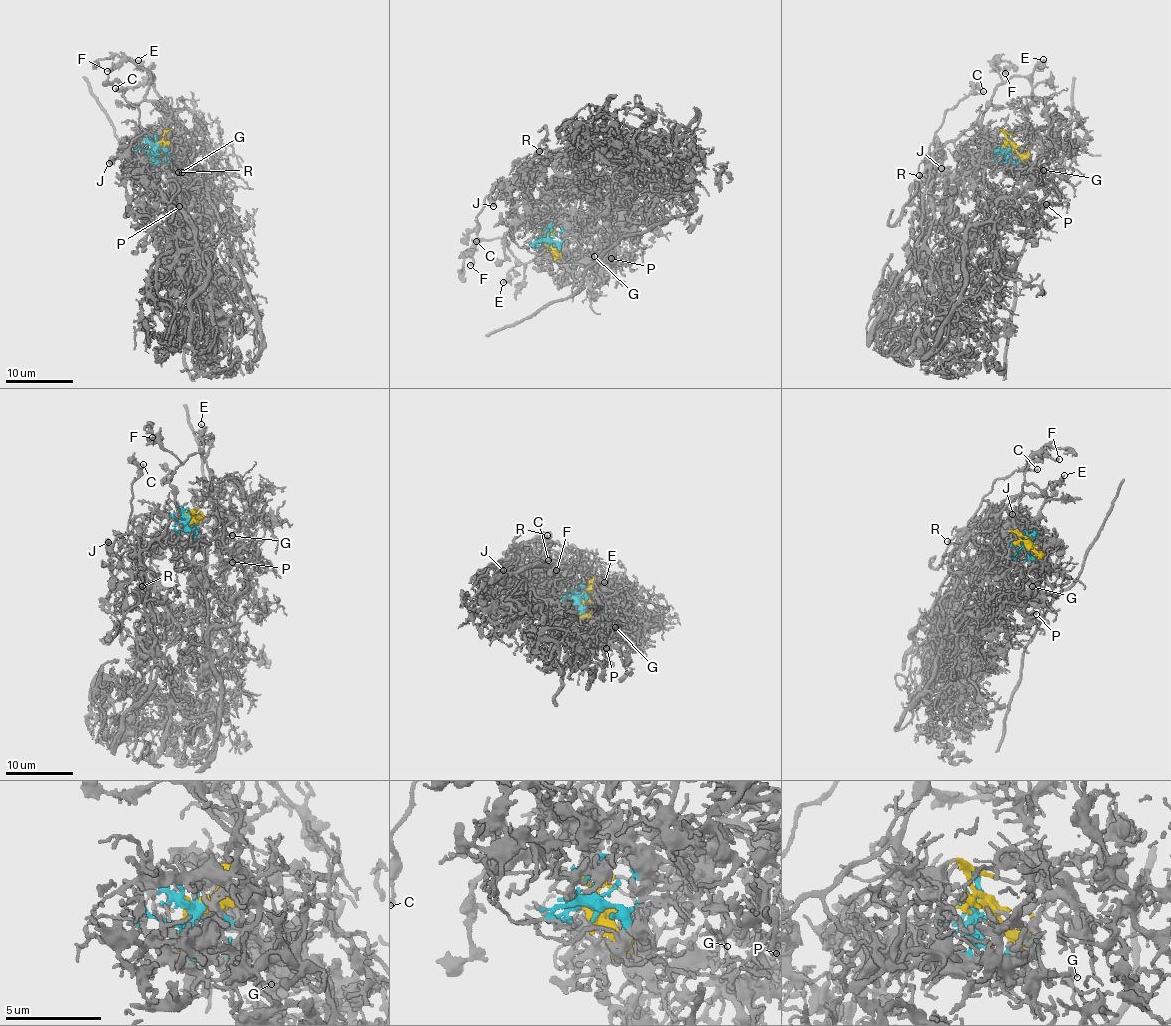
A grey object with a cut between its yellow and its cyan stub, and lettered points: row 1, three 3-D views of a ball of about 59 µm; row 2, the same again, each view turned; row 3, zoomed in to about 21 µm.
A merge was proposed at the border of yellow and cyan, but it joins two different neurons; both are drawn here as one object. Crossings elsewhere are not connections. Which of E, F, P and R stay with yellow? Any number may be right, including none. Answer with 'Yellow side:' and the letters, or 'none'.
Yellow side: E, F

